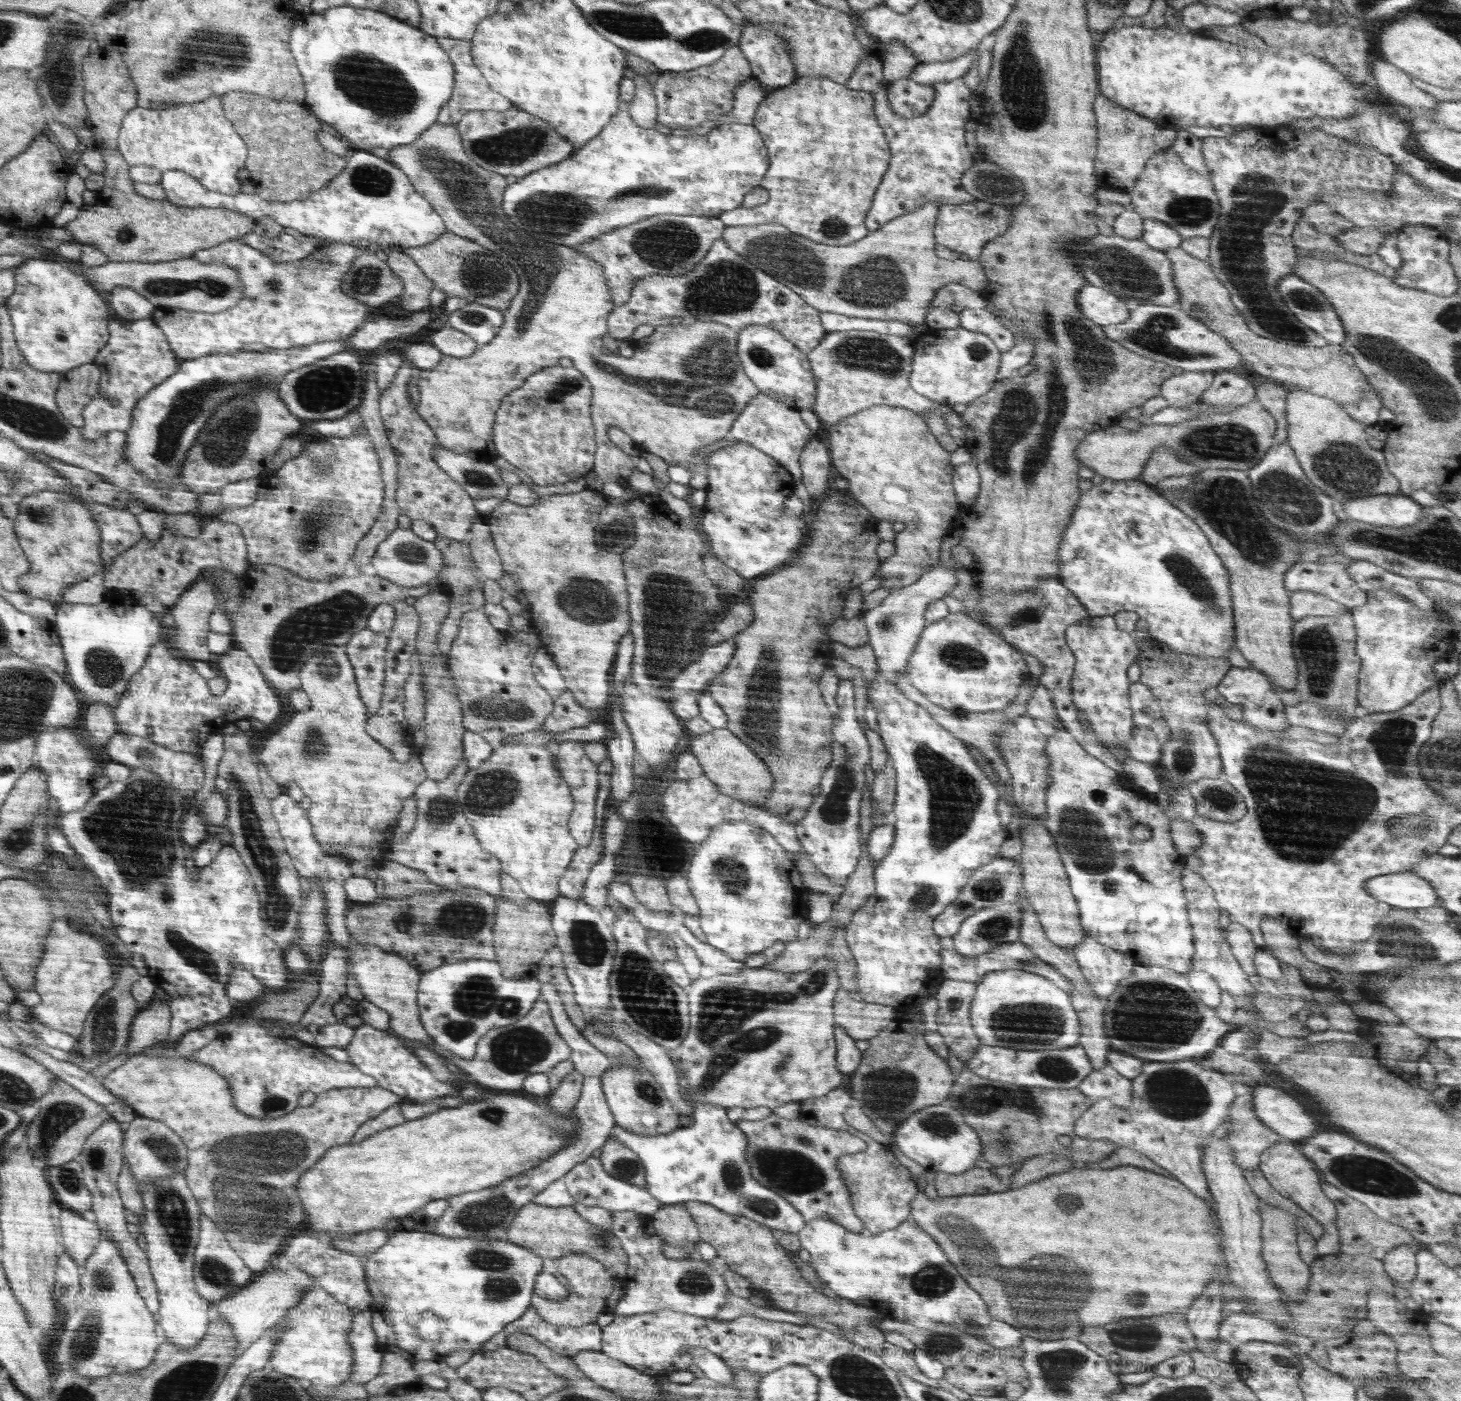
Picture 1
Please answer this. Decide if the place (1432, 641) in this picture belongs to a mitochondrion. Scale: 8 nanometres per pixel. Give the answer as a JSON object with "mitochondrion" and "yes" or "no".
{"mitochondrion":"no"}

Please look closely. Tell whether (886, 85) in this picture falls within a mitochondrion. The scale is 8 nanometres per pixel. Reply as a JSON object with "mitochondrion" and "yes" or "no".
{"mitochondrion":"no"}

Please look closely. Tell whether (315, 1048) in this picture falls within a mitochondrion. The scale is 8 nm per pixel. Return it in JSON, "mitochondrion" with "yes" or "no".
{"mitochondrion":"no"}

